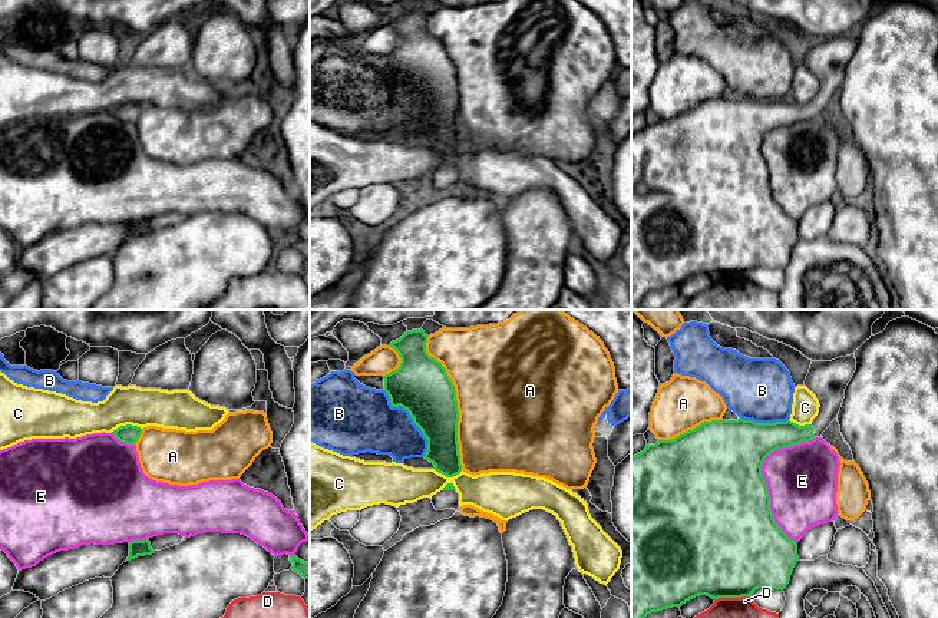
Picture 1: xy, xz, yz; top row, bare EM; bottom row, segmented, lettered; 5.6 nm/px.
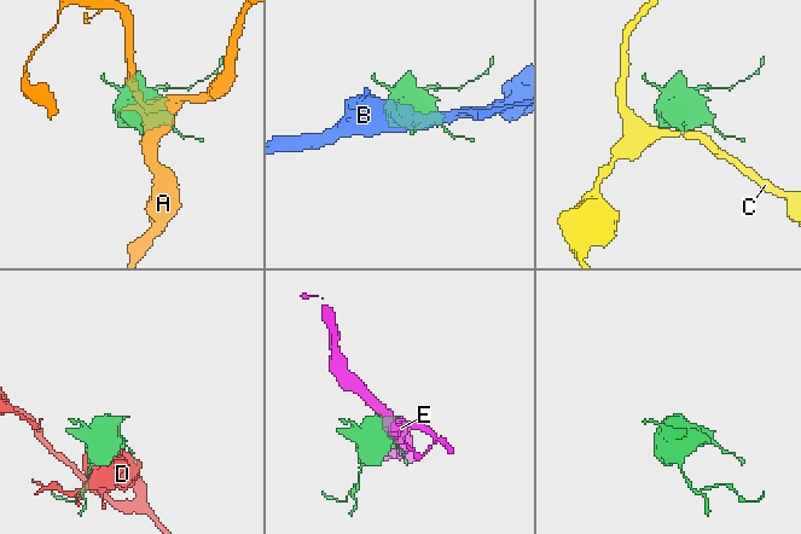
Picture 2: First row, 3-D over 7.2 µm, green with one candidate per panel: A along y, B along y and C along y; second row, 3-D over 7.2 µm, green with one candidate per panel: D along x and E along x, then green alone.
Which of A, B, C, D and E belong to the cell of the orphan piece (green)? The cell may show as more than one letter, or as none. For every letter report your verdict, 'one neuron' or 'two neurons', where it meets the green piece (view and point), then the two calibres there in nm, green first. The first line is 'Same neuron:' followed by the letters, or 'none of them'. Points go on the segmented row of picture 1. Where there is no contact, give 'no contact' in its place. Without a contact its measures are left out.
Same neuron: none of them
A: two neurons | xz (456, 402) | 320/500 nm
B: two neurons | xz (412, 417) | 320/320 nm
C: two neurons | xy (126, 425) | 100/220 nm
D: two neurons | yz (732, 597) | 500/120 nm
E: two neurons | yz (762, 476) | 500/400 nm

